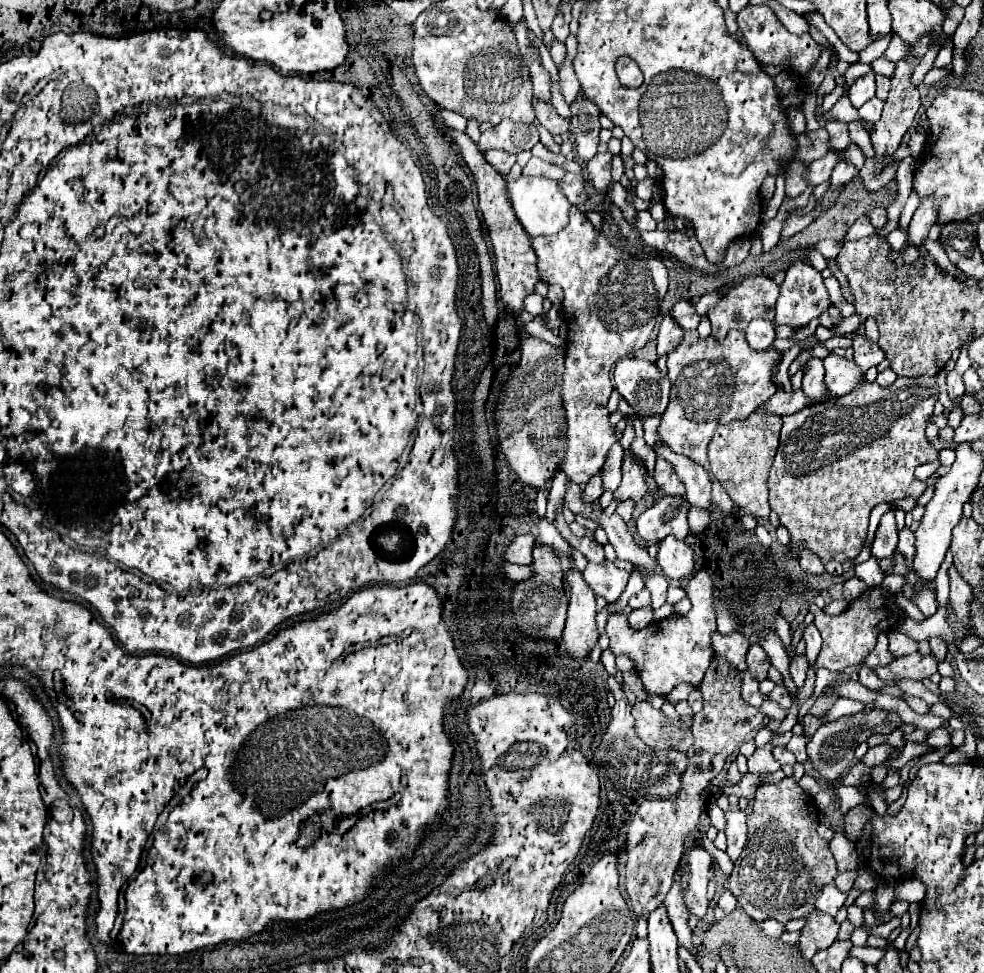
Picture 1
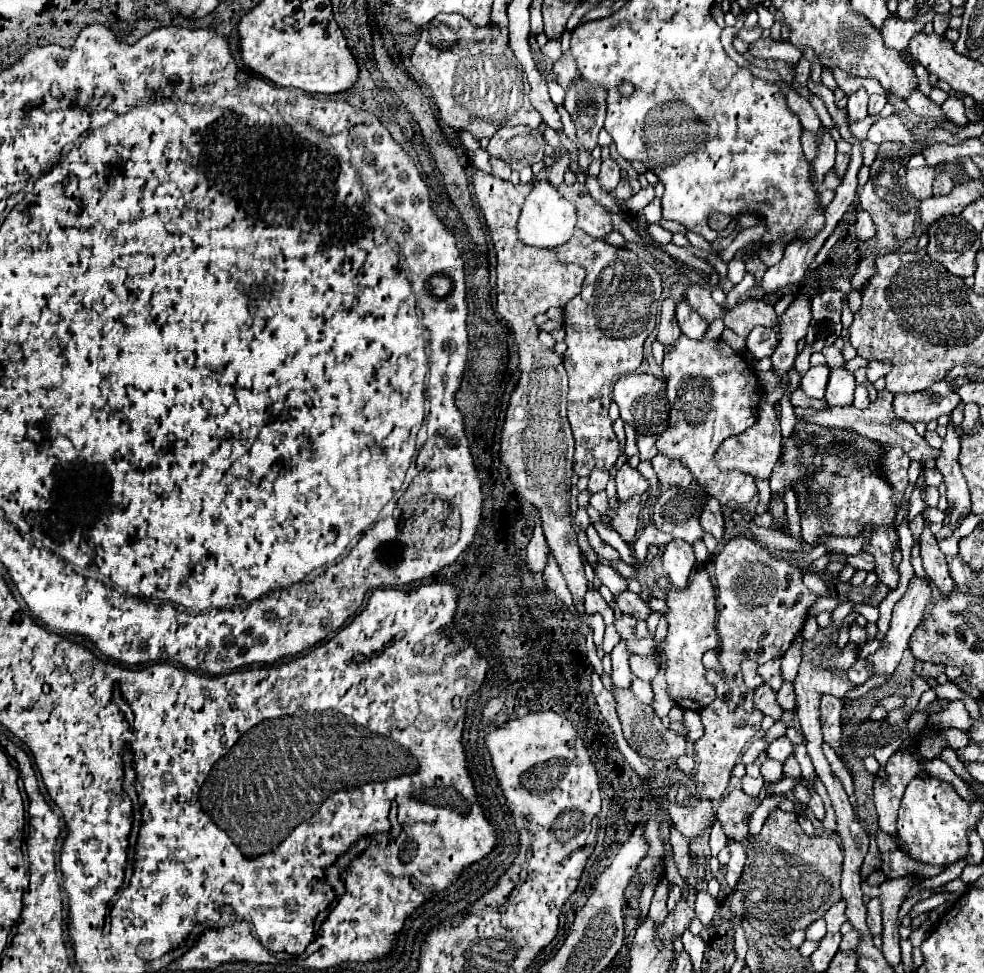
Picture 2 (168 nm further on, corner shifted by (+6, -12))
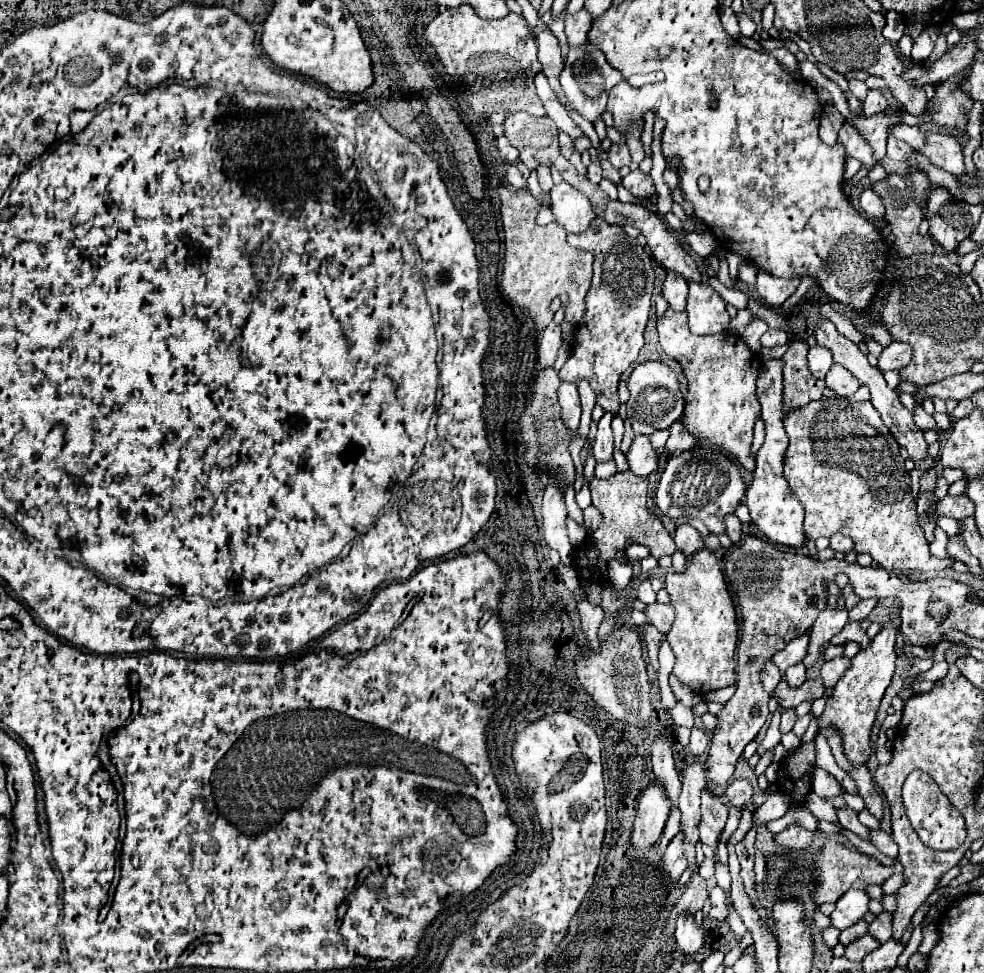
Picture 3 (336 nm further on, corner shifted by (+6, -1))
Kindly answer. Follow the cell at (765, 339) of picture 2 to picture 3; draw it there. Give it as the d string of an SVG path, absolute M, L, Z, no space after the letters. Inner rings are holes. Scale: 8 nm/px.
M766 330L762 334L762 346L764 348L774 348L774 346L784 346L788 344L788 334L782 330Z

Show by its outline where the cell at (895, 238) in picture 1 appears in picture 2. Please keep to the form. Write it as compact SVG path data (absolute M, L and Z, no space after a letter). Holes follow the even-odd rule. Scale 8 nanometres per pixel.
M860 211L858 217L856 217L856 237L860 241L866 241L866 239L870 239L874 235L876 235L876 227L874 227L870 215L866 211Z

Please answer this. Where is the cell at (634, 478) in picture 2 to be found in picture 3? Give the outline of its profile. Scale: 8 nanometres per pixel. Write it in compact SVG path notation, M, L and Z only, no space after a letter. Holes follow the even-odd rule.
M636 436L626 456L630 462L630 470L638 476L650 476L658 470L658 452L652 448L648 436Z

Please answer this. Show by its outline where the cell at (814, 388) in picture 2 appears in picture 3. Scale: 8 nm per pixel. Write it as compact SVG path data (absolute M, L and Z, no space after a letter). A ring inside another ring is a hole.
M812 346L808 352L808 364L814 378L824 378L832 366L832 354L824 346Z

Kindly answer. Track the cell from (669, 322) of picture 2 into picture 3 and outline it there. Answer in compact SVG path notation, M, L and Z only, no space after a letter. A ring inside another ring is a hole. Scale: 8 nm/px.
M668 272L662 292L664 292L668 304L676 312L682 312L686 308L686 296L688 296L688 282L686 282L686 278L682 278L680 274Z

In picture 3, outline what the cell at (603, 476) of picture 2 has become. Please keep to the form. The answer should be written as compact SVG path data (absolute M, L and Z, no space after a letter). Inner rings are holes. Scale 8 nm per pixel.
M604 414L602 420L598 422L598 436L594 442L594 458L596 462L604 462L612 458L612 450L614 450L614 440L612 440L612 422L614 414Z

